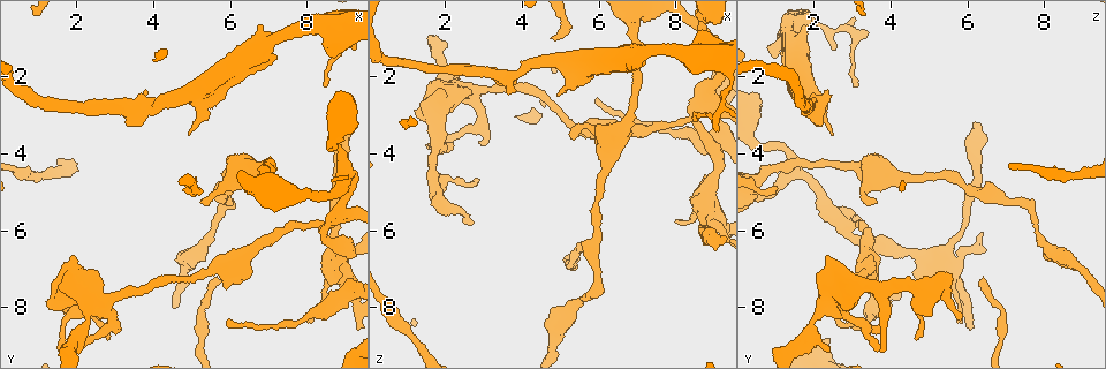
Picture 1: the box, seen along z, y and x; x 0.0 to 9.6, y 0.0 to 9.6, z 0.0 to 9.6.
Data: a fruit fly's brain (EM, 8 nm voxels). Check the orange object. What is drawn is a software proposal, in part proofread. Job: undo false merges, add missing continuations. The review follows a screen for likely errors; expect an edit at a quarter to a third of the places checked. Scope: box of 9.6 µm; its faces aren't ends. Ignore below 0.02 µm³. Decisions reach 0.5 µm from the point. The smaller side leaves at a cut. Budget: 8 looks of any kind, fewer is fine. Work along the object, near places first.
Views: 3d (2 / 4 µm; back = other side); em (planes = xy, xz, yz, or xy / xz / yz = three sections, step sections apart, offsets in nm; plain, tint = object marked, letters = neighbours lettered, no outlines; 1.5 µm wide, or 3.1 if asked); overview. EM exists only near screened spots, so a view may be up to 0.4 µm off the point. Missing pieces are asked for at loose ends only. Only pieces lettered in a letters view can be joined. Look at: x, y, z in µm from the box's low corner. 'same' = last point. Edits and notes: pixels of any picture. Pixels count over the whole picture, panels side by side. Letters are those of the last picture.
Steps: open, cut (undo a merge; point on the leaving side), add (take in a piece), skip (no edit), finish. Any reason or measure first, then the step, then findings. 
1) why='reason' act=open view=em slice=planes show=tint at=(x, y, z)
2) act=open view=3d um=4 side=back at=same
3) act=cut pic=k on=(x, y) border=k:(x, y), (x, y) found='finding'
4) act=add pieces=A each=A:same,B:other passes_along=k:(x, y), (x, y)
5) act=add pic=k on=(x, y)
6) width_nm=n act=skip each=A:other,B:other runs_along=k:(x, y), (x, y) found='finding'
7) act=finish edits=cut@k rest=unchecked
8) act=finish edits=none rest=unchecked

why='free end' act=open view=3d um=2 at=(2.80, 8.85, 4.60)

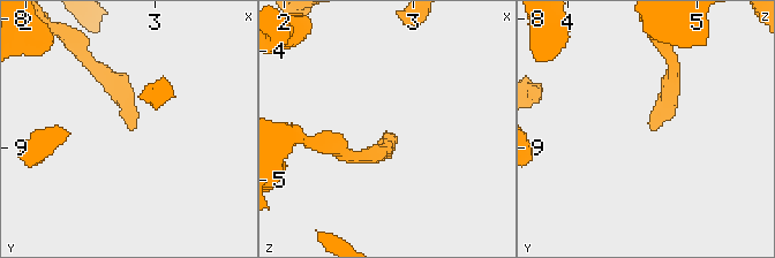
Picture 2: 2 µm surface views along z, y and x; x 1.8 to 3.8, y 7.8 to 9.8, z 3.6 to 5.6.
why='now the EM' act=open view=em slice=yz step=8 show=letters at=(2.80, 8.86, 4.64)

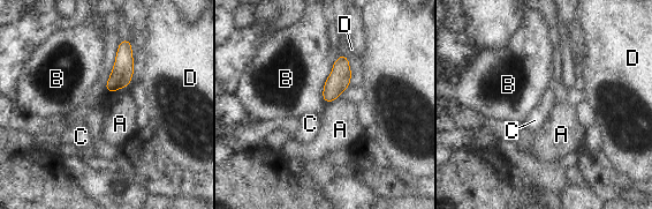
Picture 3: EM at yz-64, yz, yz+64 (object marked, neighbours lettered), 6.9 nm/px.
why='another direction' act=open view=em slice=planes show=letters at=same

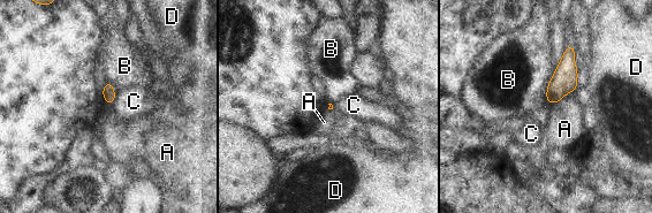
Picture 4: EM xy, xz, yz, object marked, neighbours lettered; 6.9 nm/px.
act=skip each=A:other,B:other,C:other,D:other border=4:(555, 69), (546, 88) found='no lettered piece goes on from it'

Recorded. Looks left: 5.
why='four or more arms meet' act=open view=em slice=xz step=4 show=tint at=(8.75, 6.80, 5.55)

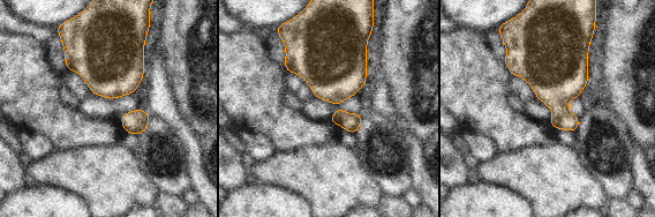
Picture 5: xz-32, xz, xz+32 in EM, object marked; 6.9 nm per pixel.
why='another direction' act=open view=em slice=yz step=4 show=tint at=same

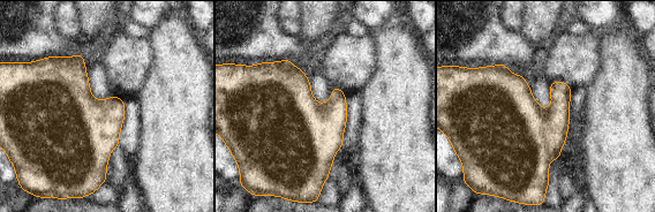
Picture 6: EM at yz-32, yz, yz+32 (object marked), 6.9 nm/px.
act=open view=em slice=yz step=4 show=letters at=same

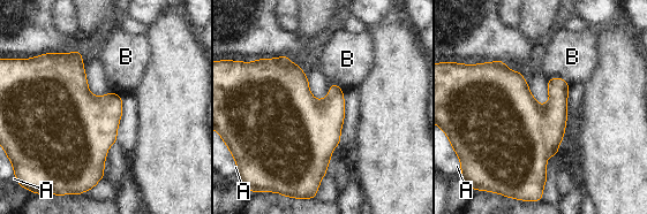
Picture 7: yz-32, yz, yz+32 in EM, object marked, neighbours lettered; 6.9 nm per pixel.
act=skip each=A:other,B:other border=7:(549, 77), (561, 77), (569, 89) found='one neuron here'

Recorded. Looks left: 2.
act=finish edits=none rest=unchecked

